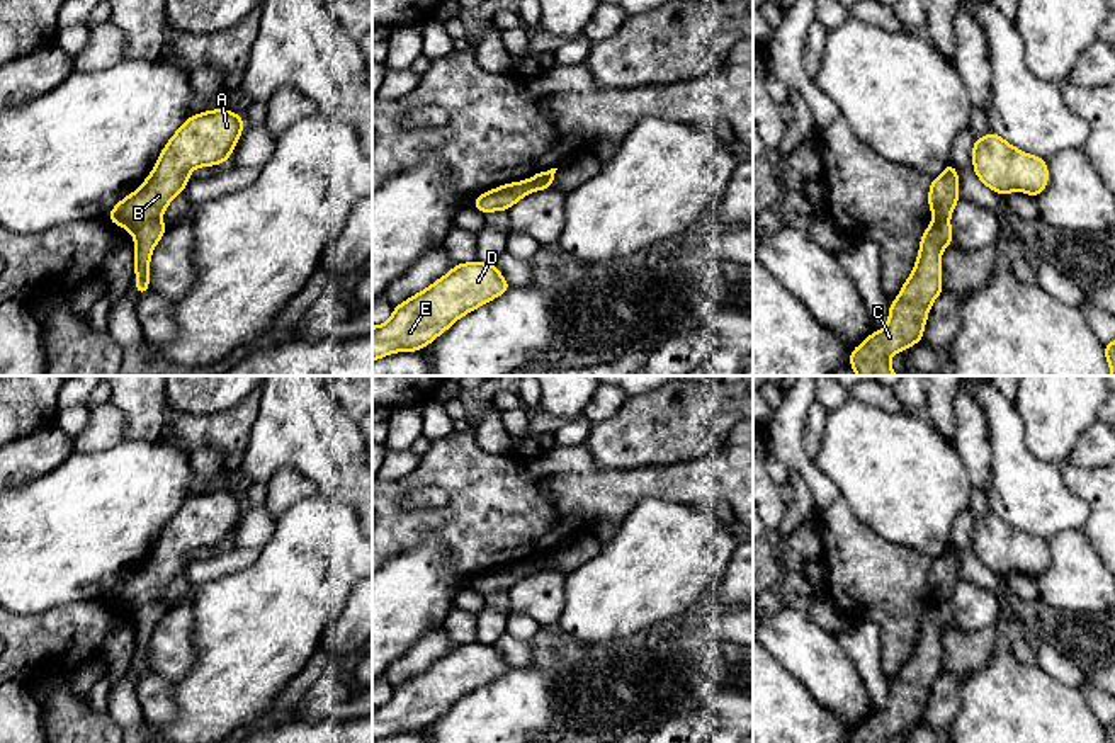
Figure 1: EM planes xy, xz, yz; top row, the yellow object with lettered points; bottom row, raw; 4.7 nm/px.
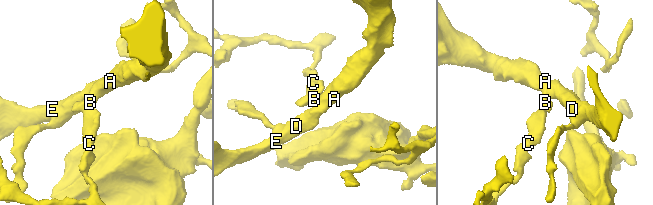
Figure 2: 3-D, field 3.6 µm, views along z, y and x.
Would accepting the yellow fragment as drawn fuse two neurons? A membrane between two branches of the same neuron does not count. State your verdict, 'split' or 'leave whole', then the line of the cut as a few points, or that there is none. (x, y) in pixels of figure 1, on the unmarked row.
split; cut in xy along (157, 601), (147, 602), (131, 612)

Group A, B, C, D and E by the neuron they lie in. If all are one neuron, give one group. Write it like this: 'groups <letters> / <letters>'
groups A B D E / C

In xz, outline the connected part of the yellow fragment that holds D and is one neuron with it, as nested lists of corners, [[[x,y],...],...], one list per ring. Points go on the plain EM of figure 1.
[[[457,644],[422,673],[394,687],[391,699],[372,707],[372,743],[394,733],[416,733],[461,697],[505,675],[512,666],[496,644]]]

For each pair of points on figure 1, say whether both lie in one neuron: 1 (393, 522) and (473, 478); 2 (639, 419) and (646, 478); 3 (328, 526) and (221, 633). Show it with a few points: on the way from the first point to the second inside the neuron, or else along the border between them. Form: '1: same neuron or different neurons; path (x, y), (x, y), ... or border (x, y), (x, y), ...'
1: same neuron; path (415, 521), (442, 519), (461, 500)
2: different neurons; border (684, 461), (638, 468), (604, 468)
3: same neuron; path (301, 553), (249, 606)

